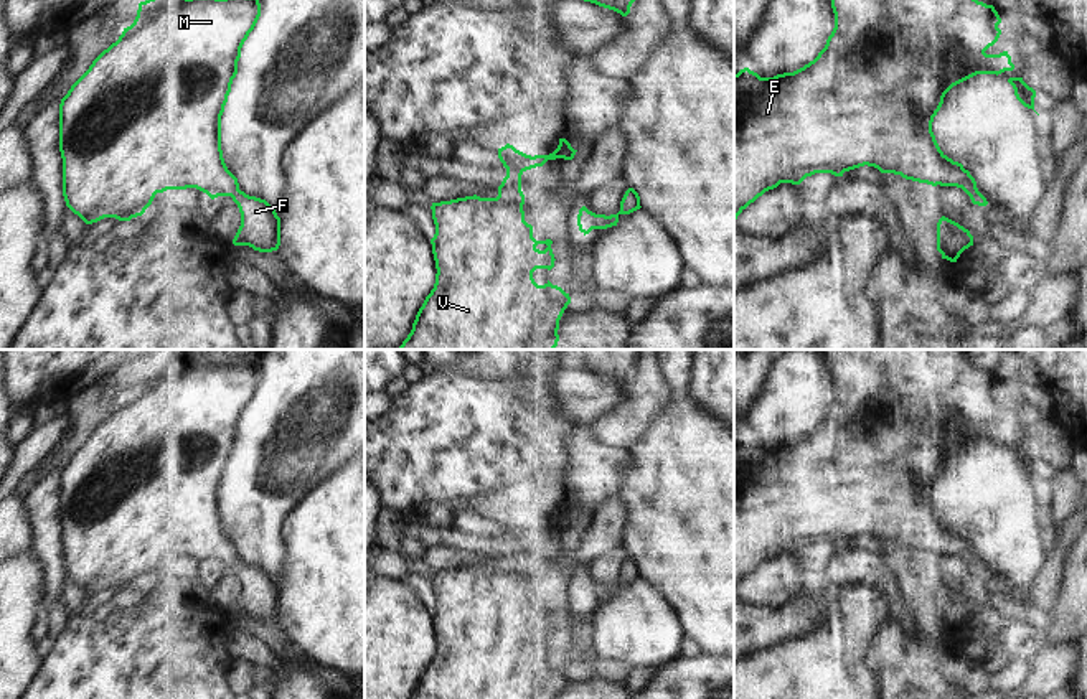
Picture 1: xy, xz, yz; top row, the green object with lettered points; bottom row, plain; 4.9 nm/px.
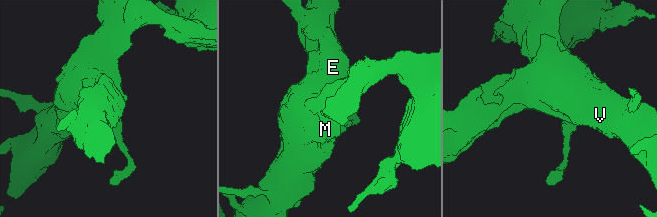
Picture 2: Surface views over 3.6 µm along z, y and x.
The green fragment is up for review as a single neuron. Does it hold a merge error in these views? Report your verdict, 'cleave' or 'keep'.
keep

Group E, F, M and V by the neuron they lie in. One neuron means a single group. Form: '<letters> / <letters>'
E F M V

